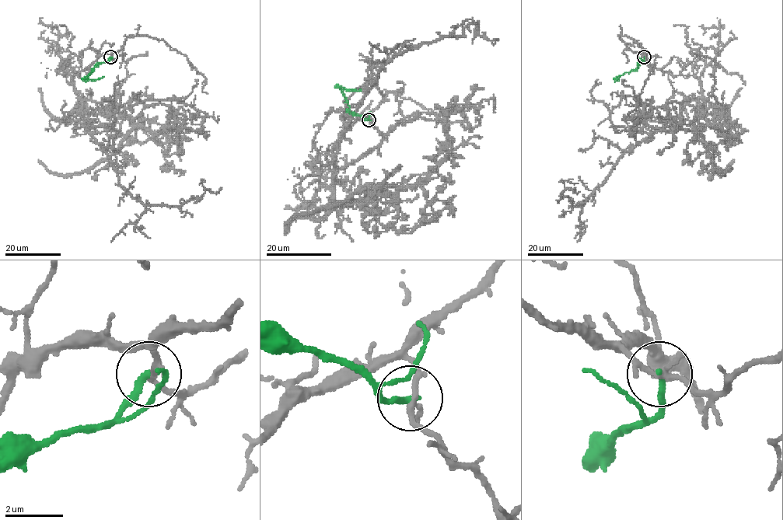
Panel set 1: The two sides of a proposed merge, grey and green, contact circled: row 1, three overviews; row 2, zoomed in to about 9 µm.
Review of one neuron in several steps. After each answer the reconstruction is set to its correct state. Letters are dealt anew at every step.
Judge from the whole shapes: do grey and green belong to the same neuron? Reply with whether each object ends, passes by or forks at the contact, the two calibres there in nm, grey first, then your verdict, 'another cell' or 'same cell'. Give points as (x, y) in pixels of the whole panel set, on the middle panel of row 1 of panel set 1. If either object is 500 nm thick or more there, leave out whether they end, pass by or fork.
grey forks there; green ends there; 160 nm thick on the grey side, 240 nm on the other; another cell

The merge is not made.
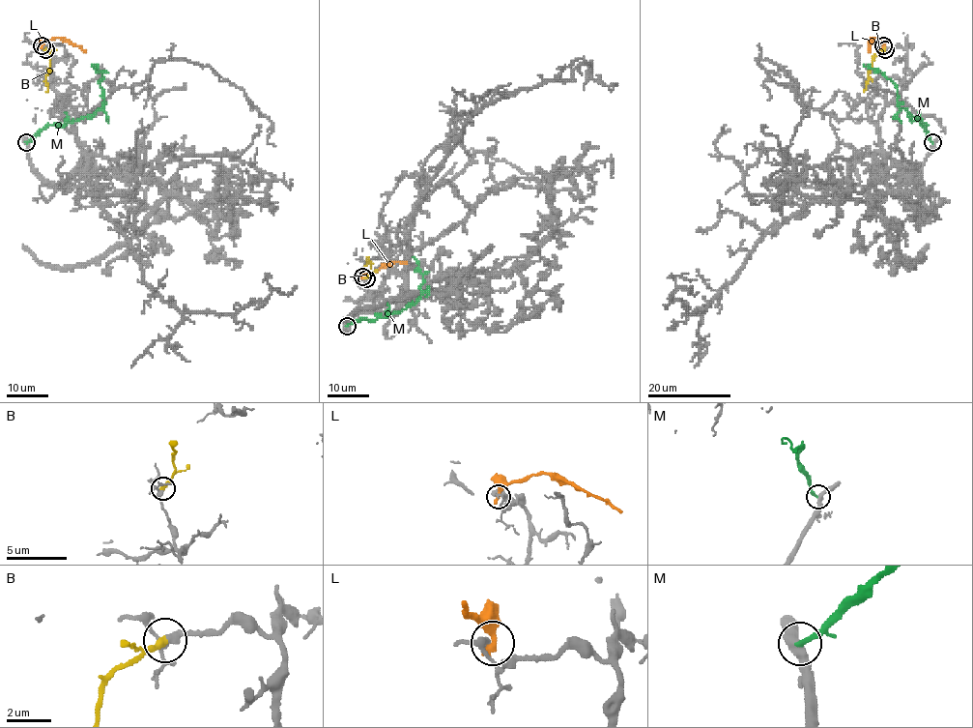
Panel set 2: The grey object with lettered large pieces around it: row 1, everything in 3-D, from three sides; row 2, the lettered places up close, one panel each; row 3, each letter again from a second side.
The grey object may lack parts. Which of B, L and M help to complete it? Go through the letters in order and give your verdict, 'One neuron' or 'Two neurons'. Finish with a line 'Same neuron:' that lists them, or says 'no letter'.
B: One neuron
L: Two neurons
M: Two neurons
Same neuron: B

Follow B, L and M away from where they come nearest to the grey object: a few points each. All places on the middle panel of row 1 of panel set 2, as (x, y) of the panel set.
B: (367, 278), (371, 266), (367, 256)
L: (362, 276), (391, 262), (406, 262)
M: (347, 326), (361, 319), (385, 318), (419, 298), (424, 290), (420, 285), (422, 276), (413, 256)

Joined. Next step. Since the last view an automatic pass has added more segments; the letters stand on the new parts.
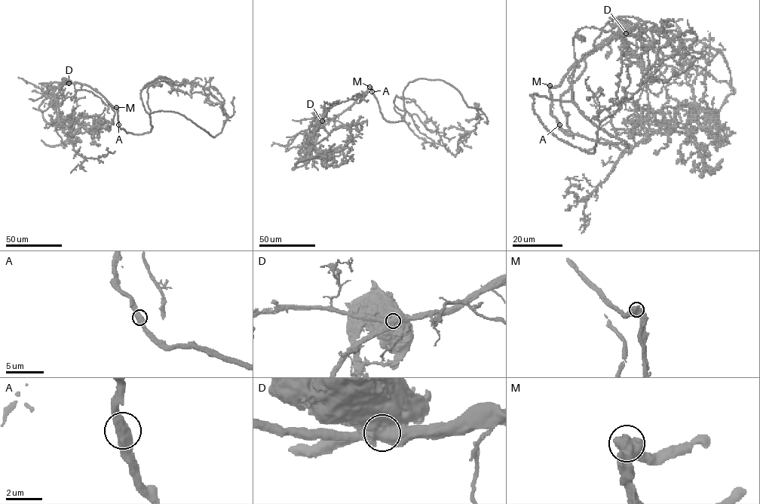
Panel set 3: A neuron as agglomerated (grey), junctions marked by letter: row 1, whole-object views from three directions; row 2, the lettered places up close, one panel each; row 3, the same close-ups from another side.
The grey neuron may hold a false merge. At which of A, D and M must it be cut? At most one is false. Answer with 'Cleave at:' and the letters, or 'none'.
Cleave at: D

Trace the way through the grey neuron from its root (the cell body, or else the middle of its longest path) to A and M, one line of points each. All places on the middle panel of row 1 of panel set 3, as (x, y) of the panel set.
A: (320, 119), (331, 120), (338, 116), (369, 87), (372, 91)
M: (320, 119), (331, 120), (341, 115), (369, 87)

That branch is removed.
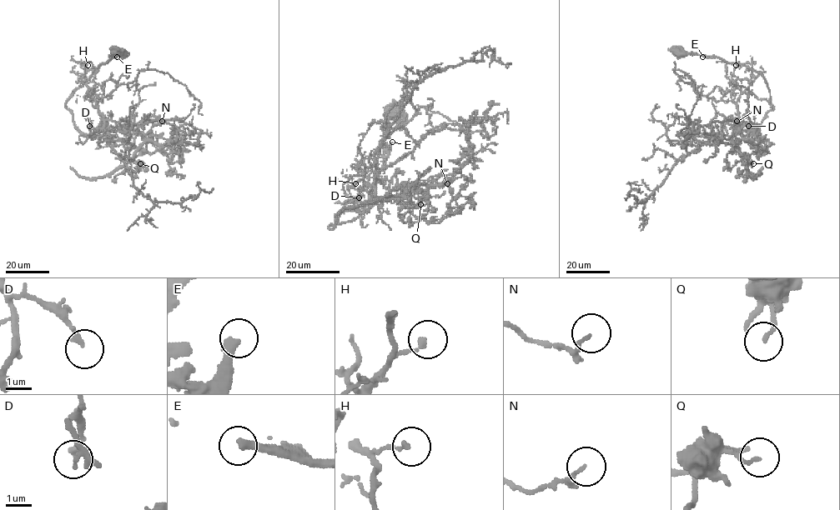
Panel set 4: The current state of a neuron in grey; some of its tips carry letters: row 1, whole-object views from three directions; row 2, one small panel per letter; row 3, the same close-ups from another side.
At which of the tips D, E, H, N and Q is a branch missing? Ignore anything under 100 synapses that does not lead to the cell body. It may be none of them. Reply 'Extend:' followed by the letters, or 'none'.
Extend: none

